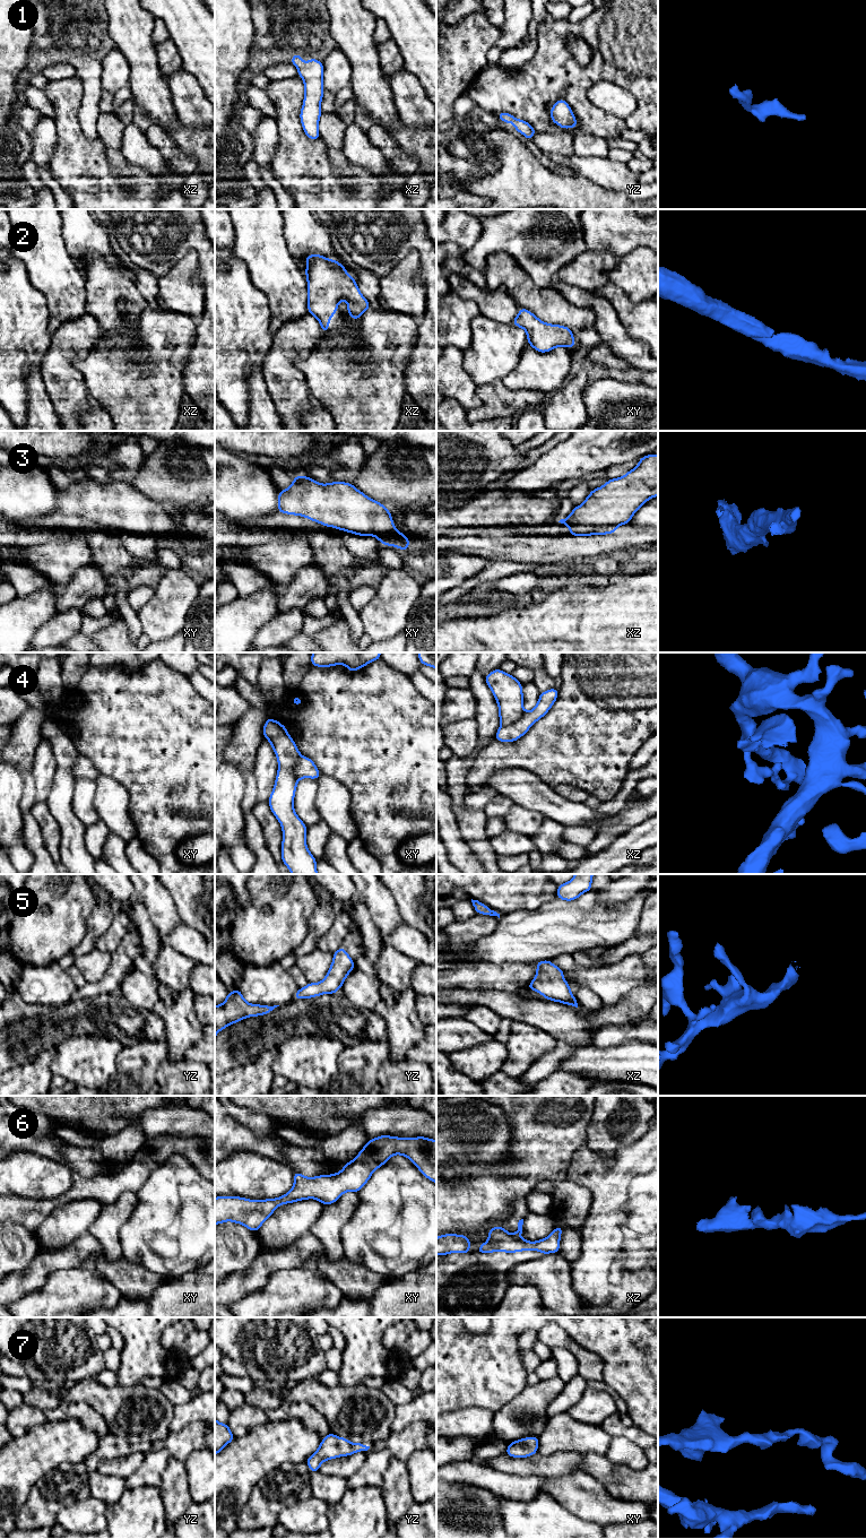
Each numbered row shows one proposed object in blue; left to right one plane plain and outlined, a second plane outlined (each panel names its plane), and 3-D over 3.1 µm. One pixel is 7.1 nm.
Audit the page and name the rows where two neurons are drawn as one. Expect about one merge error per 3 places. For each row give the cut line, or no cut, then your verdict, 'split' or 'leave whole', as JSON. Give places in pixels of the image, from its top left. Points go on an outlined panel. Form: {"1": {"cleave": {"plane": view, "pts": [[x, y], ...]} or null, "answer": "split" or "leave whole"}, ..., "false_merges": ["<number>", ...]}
{"1": {"cleave": null, "answer": "leave whole"}, "2": {"cleave": null, "answer": "leave whole"}, "3": {"cleave": null, "answer": "leave whole"}, "4": {"cleave": {"plane": "xz", "pts": [[525, 711], [511, 724], [501, 725]]}, "answer": "split"}, "5": {"cleave": null, "answer": "leave whole"}, "6": {"cleave": null, "answer": "leave whole"}, "7": {"cleave": null, "answer": "leave whole"}, "false_merges": ["4"]}

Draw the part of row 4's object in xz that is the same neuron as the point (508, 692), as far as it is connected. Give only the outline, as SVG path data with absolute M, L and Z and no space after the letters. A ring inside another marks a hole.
M500 668L485 676L497 706L501 725L509 726L525 714L522 684Z

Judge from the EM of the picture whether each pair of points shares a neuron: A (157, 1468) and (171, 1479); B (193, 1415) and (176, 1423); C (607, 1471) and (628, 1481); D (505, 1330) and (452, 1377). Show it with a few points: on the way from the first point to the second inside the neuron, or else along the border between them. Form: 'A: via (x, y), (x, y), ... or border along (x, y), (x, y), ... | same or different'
A: border along (170, 1458), (162, 1475), (162, 1484), (158, 1487) | different
B: via (189, 1415), (184, 1415), (181, 1418) | same
C: via (612, 1476), (623, 1481) | same
D: via (492, 1343), (466, 1369) | same

